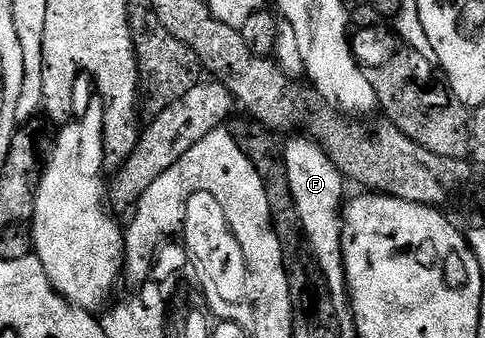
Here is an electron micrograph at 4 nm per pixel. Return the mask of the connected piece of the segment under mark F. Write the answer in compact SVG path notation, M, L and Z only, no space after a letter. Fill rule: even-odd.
M314 137L295 138L286 143L287 175L293 200L297 204L299 223L303 226L306 245L315 253L315 262L327 281L326 289L337 300L337 308L346 311L349 306L347 272L344 266L343 251L343 173L335 167L326 150Z

